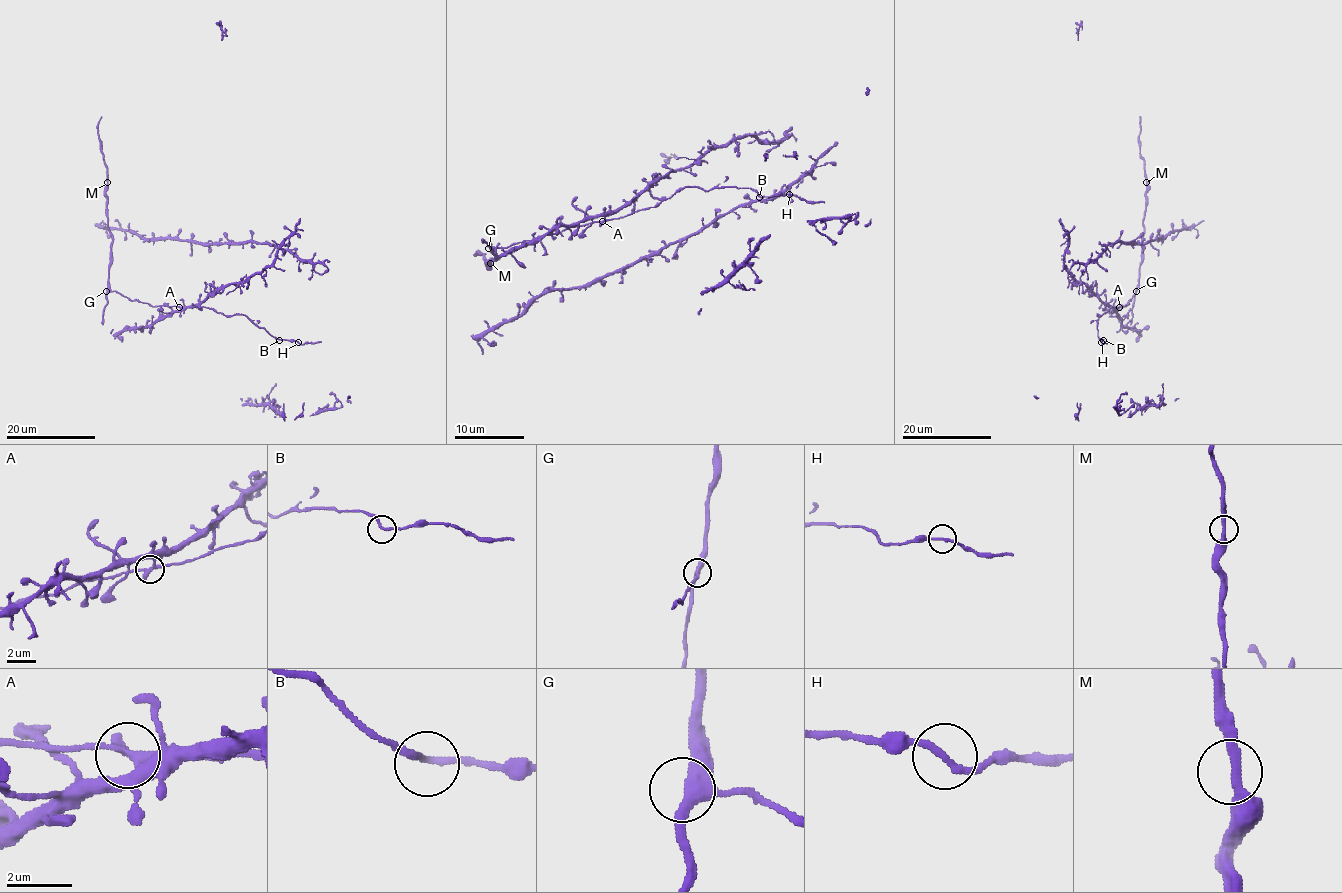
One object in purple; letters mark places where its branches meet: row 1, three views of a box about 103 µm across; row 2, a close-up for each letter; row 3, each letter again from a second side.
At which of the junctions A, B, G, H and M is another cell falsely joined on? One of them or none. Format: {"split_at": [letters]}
{"split_at": ["A"]}

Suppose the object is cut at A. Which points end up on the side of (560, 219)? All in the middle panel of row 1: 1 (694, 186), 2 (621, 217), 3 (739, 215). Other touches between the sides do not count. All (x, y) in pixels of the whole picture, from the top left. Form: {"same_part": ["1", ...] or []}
{"same_part": ["3"]}

